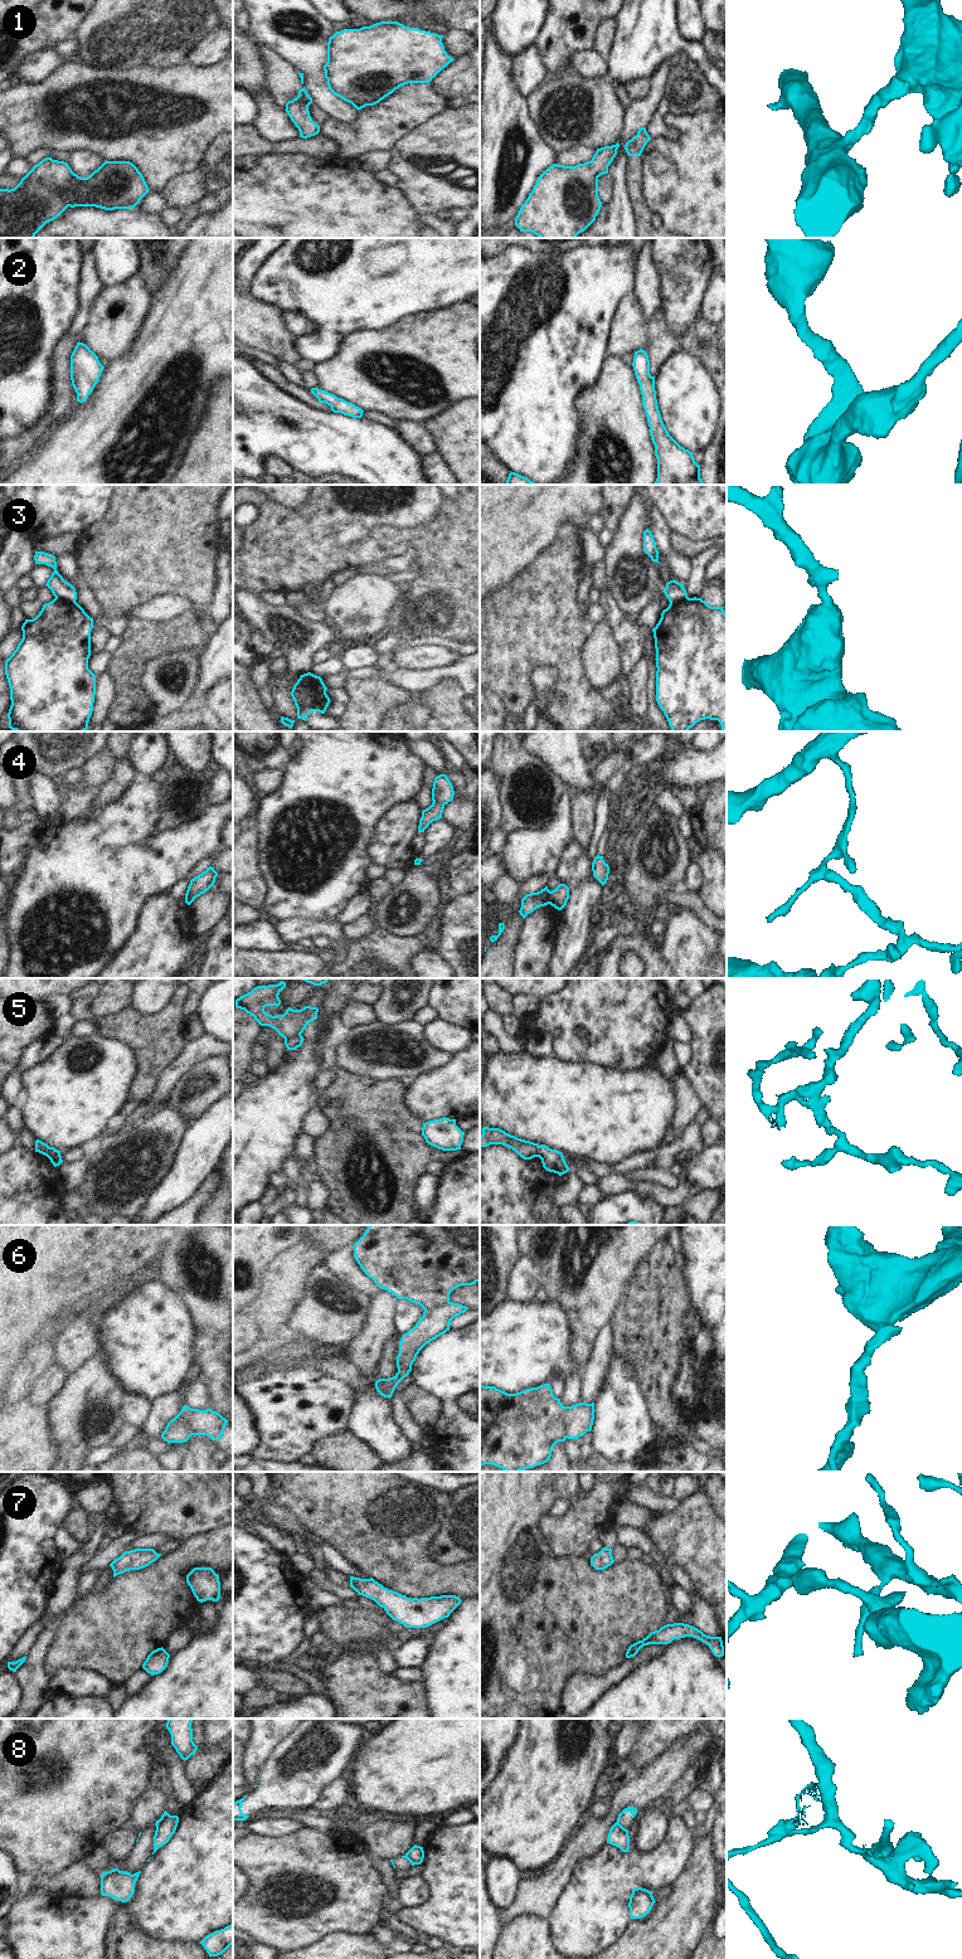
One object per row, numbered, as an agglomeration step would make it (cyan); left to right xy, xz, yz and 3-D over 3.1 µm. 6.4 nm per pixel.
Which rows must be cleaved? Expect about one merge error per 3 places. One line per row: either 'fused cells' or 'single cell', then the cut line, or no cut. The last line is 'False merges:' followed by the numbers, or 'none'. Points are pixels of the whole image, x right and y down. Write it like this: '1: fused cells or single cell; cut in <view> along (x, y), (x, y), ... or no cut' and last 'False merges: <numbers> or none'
1: single cell; no cut
2: single cell; no cut
3: fused cells; cut in xy along (56, 597), (74, 602)
4: fused cells; cut in yz along (550, 891), (548, 903)
5: fused cells; cut in xz along (300, 1033), (285, 1040)
6: fused cells; cut in yz along (563, 1406), (563, 1423), (567, 1437)
7: single cell; no cut
8: fused cells; cut in xy along (169, 1814), (156, 1827)
False merges: 3, 4, 5, 6, 8

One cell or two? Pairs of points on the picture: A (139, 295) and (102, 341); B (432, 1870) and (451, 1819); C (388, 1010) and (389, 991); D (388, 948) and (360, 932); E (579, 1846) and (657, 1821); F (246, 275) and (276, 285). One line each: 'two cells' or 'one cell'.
A: one cell
B: two cells
C: one cell
D: two cells
E: two cells
F: two cells

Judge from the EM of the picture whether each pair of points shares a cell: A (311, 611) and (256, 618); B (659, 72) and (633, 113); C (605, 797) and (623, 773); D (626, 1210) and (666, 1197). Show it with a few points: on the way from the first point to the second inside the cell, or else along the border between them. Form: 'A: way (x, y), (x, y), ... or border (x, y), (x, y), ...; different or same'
A: border (295, 611), (307, 620), (325, 622); different
B: way (657, 82), (656, 92), (644, 105); same
C: way (608, 791), (618, 779); same
D: border (628, 1189), (651, 1195), (664, 1208); different

